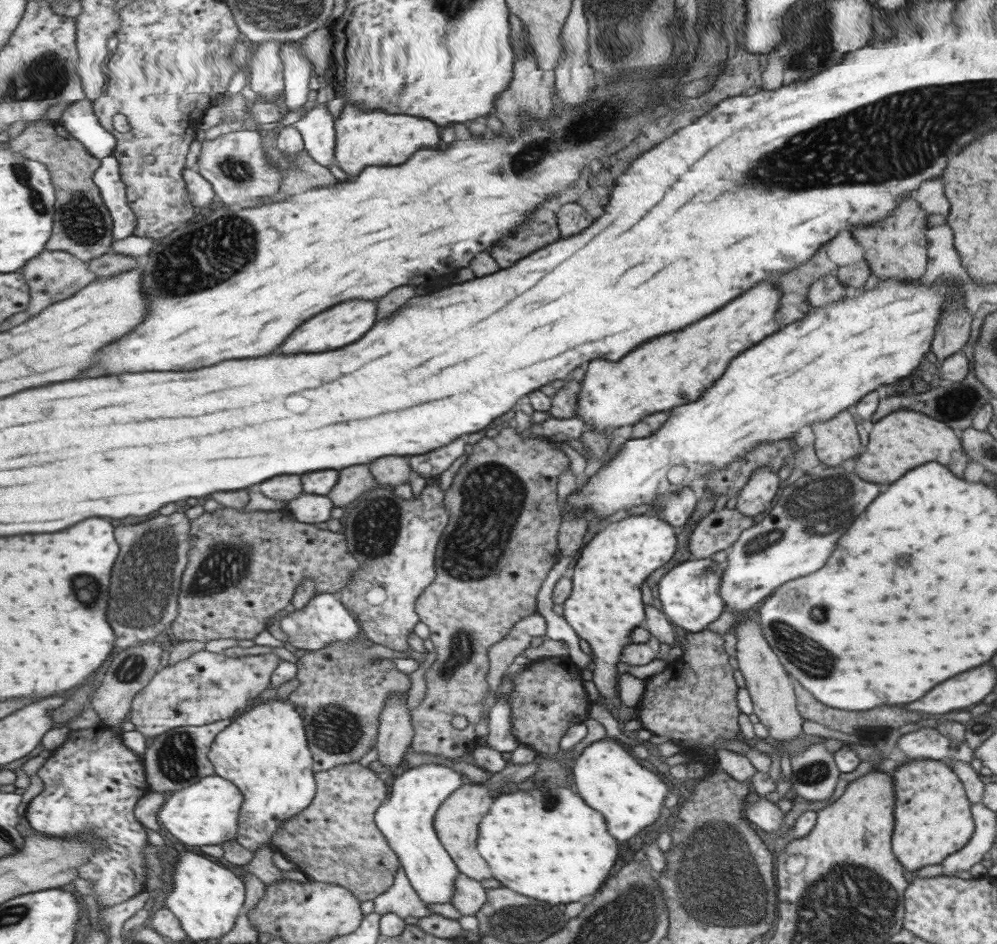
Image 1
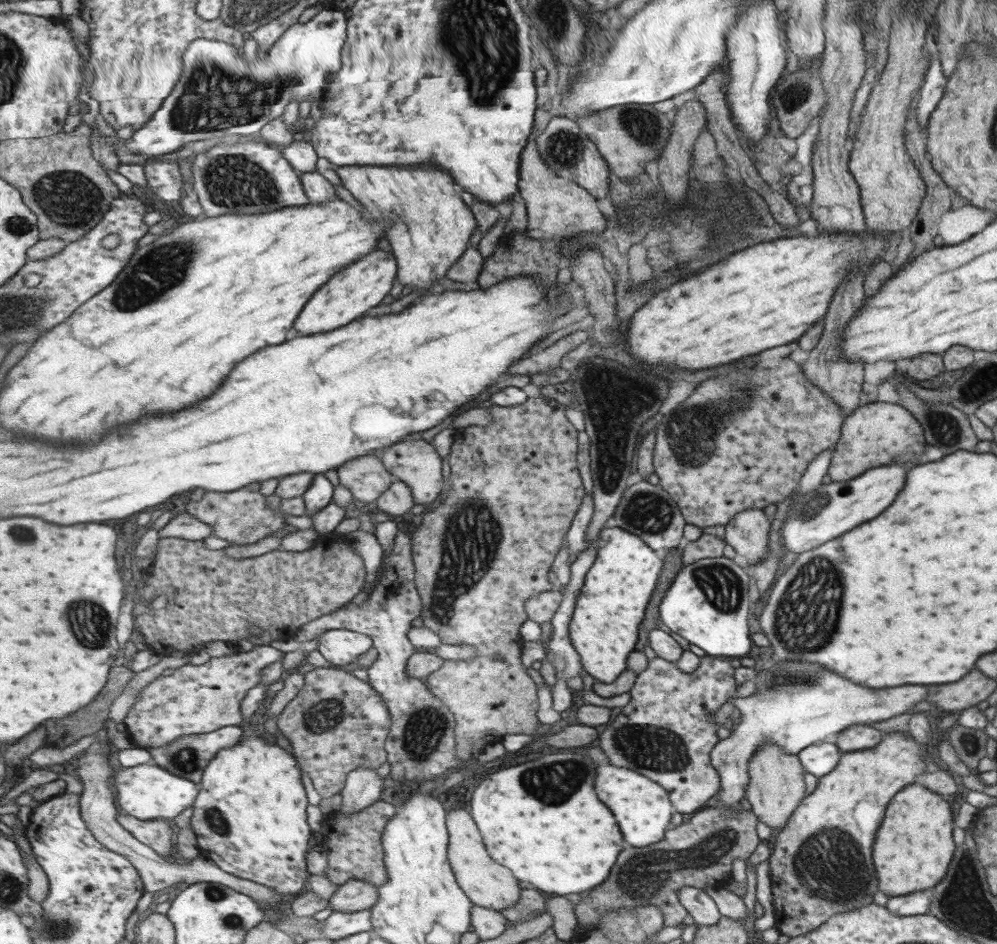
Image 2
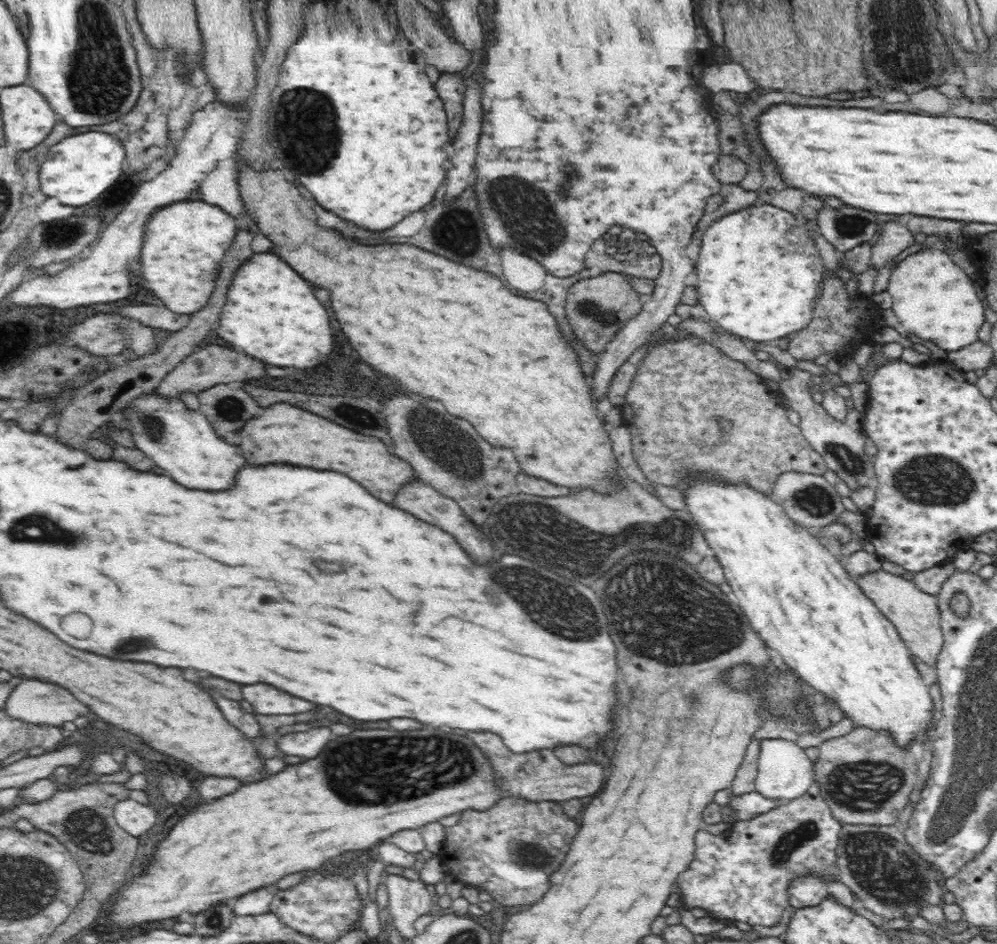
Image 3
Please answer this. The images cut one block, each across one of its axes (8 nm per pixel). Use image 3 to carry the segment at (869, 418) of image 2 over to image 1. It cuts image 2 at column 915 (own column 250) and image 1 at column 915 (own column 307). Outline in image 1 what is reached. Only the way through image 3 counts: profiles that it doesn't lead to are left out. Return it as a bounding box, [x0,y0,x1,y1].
[853,410,967,484]

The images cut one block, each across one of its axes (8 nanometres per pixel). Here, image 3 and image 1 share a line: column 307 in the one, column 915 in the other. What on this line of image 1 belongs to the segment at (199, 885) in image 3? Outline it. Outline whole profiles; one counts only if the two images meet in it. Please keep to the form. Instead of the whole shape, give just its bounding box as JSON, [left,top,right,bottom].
[893,759,975,870]

